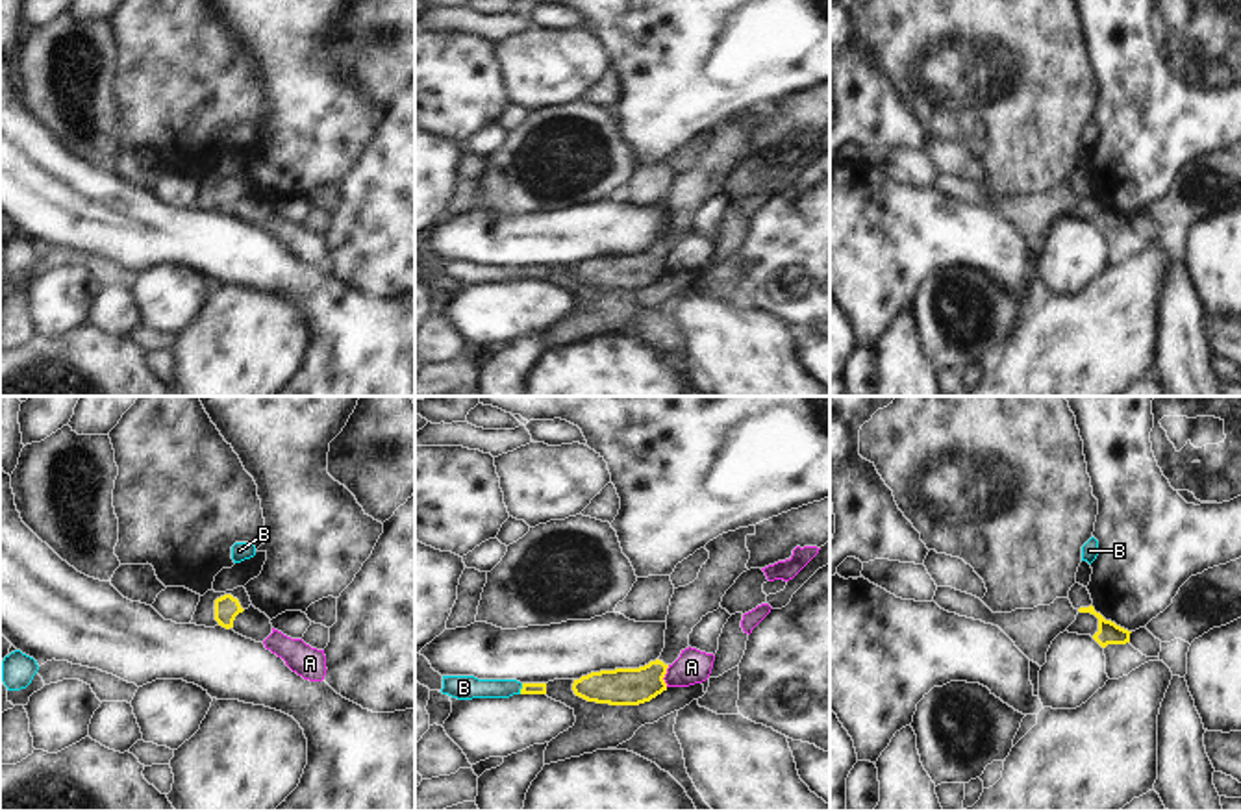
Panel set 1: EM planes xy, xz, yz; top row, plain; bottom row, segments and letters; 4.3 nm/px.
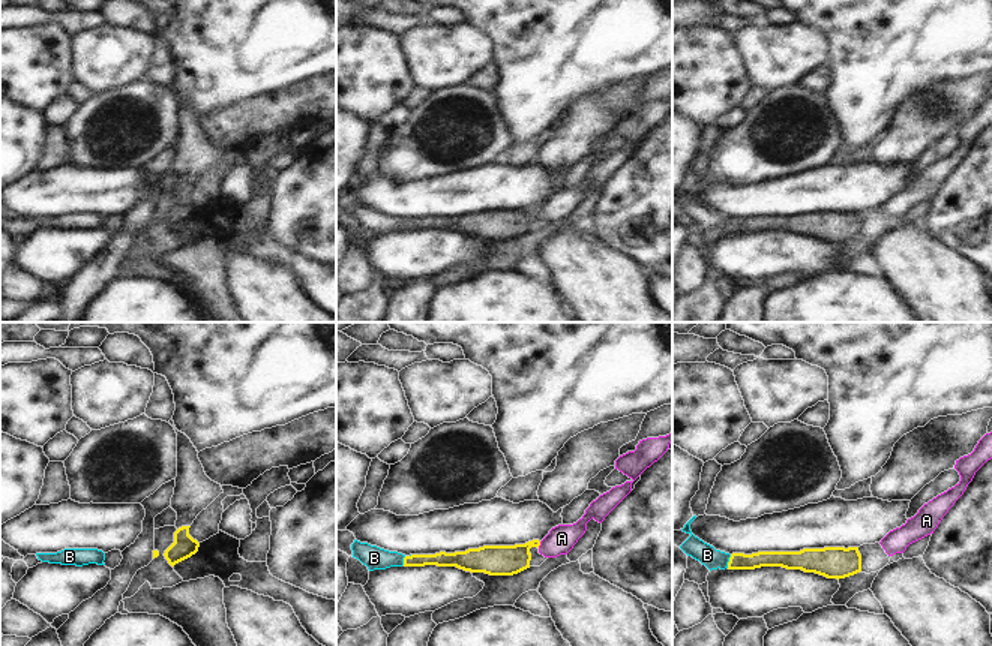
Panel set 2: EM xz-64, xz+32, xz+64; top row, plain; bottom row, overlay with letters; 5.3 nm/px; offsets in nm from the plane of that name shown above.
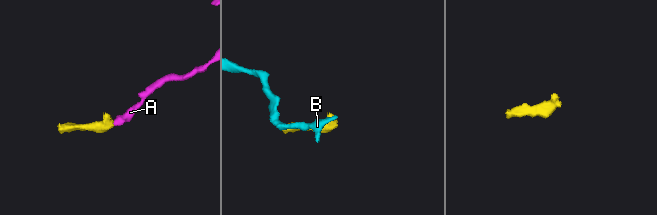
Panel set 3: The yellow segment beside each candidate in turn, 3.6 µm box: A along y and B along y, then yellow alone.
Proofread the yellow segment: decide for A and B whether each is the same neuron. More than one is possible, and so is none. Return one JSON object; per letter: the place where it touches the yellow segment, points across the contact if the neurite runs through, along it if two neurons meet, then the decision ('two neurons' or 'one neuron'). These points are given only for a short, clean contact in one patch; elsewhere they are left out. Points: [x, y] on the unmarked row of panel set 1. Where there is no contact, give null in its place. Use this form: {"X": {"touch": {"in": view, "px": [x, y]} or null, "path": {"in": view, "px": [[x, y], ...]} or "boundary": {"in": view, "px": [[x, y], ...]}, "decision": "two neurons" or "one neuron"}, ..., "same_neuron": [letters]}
{"A": {"touch": {"in": "xz", "px": [664, 262]}, "boundary": {"in": "xz", "px": [[669, 250], [664, 262], [665, 271]]}, "decision": "two neurons"}, "B": {"touch": {"in": "xz", "px": [521, 274]}, "boundary": {"in": "xz", "px": [[523, 269], [519, 278]]}, "decision": "two neurons"}, "same_neuron": []}

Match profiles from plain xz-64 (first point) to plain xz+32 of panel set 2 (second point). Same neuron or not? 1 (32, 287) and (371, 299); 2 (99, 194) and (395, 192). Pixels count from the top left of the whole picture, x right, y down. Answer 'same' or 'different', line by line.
1: different
2: same

